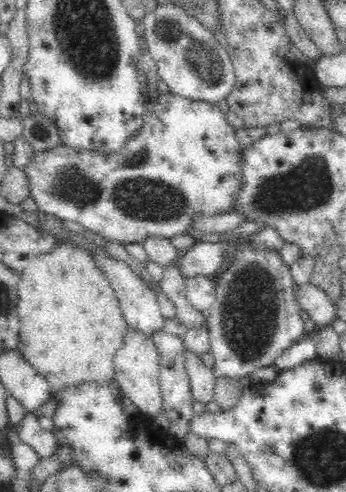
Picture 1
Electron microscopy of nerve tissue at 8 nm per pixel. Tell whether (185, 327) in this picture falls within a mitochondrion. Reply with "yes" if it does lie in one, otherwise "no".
no

